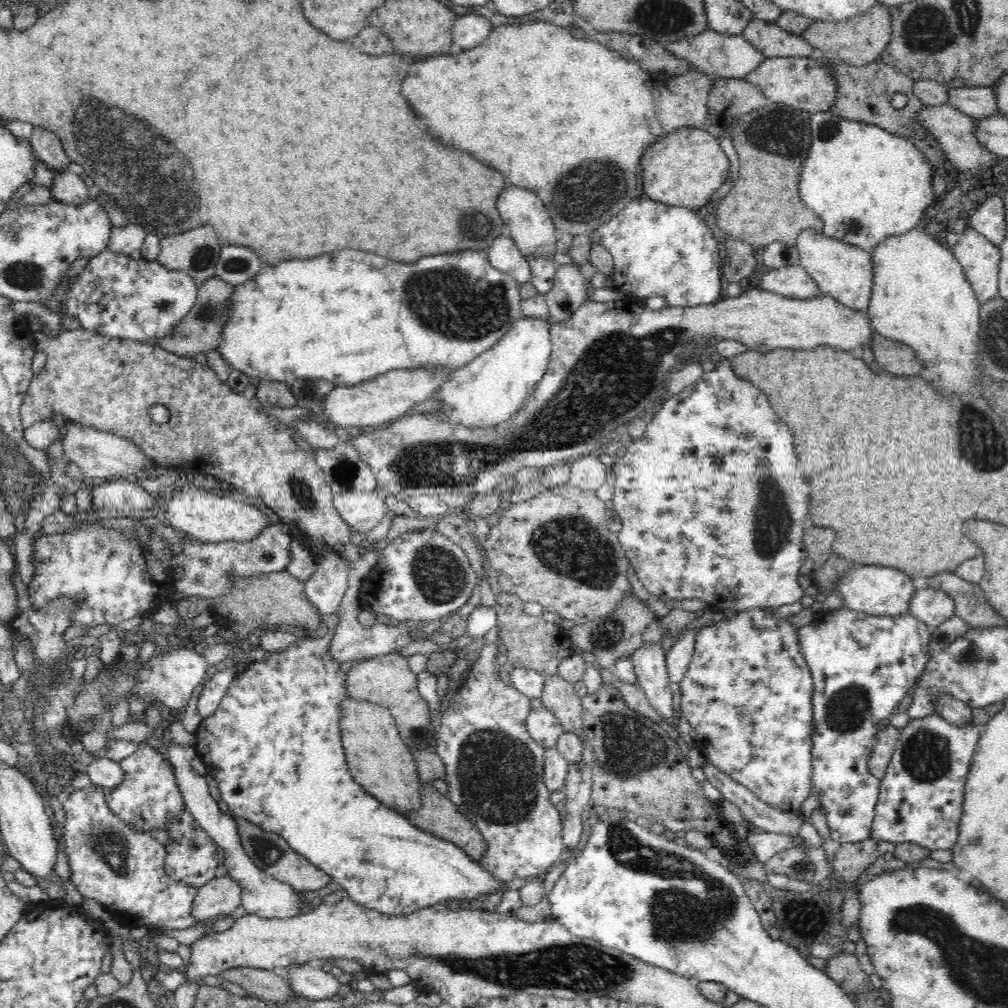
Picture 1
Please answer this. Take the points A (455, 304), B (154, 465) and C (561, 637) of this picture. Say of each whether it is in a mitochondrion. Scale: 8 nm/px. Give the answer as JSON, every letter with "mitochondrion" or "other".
{"A":"mitochondrion","B":"other","C":"other"}

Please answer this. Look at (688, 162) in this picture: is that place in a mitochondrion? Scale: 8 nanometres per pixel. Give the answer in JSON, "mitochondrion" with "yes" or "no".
{"mitochondrion":"no"}

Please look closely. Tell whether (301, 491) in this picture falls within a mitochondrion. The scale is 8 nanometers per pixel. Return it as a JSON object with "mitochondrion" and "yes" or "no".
{"mitochondrion":"yes"}

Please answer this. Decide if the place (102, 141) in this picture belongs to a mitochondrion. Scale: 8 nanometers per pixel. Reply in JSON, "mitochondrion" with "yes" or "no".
{"mitochondrion":"yes"}

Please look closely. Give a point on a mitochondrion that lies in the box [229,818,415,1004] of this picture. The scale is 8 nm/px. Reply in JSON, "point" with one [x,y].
{"point":[267,851]}

